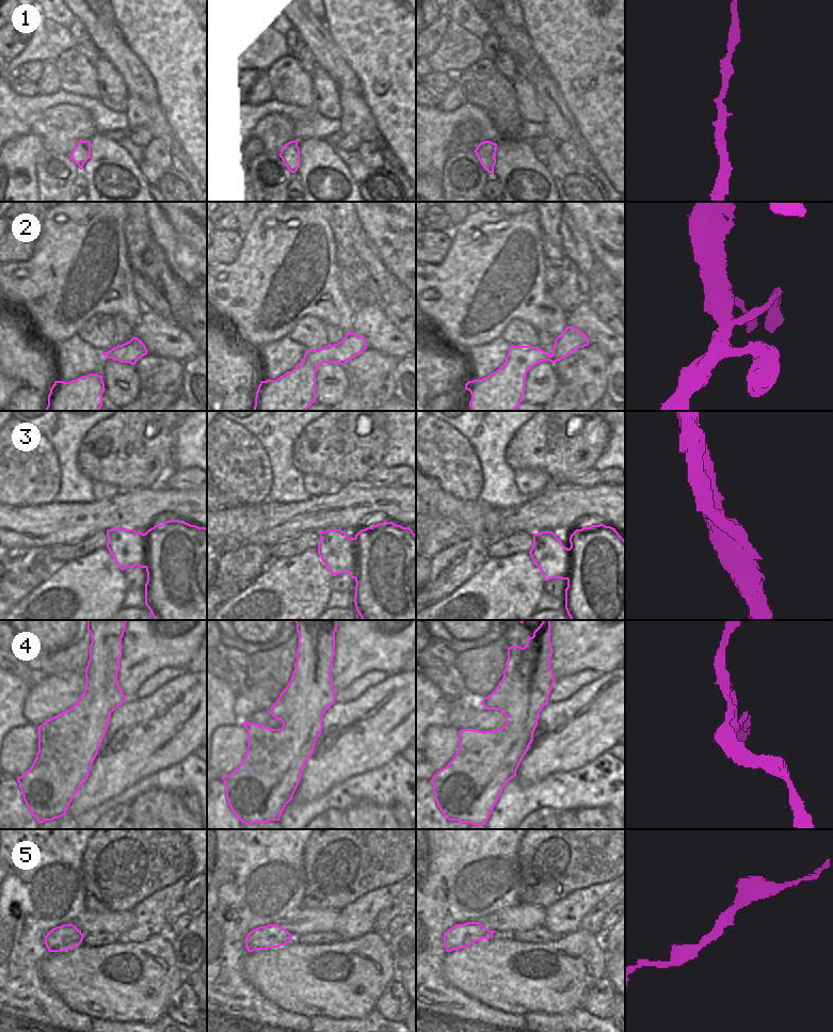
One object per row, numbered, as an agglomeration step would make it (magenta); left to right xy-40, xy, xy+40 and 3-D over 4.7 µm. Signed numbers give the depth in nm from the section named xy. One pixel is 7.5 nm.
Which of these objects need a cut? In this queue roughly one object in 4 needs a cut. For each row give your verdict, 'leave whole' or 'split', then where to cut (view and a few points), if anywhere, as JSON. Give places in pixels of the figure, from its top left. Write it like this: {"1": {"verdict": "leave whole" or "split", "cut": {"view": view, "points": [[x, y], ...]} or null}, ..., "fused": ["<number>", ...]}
{"1": {"verdict": "leave whole", "cut": null}, "2": {"verdict": "leave whole", "cut": null}, "3": {"verdict": "leave whole", "cut": null}, "4": {"verdict": "split", "cut": {"view": "xy+40", "points": [[533, 709], [528, 712], [527, 729], [529, 745]]}}, "5": {"verdict": "leave whole", "cut": null}, "fused": ["4"]}

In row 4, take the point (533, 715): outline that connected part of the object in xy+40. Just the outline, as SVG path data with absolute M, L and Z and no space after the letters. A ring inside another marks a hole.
M530 710L528 712L529 719L527 721L527 728L529 730L529 745L533 741L533 732L538 726L538 719L540 717L540 711Z

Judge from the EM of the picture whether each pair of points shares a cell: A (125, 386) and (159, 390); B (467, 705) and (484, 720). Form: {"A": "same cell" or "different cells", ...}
{"A": "different cells", "B": "same cell"}

